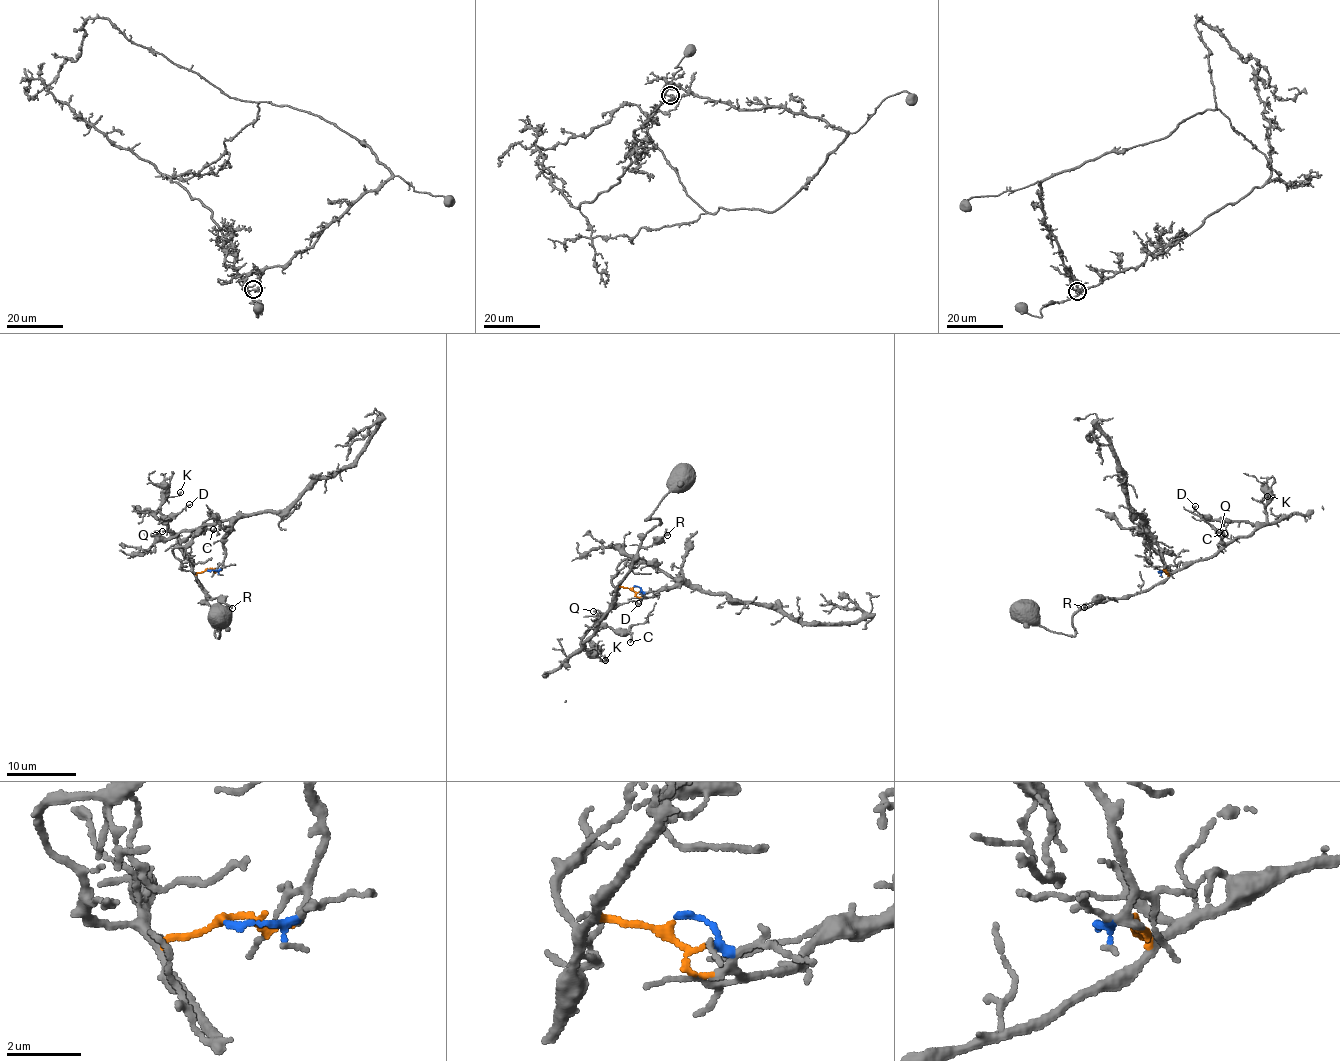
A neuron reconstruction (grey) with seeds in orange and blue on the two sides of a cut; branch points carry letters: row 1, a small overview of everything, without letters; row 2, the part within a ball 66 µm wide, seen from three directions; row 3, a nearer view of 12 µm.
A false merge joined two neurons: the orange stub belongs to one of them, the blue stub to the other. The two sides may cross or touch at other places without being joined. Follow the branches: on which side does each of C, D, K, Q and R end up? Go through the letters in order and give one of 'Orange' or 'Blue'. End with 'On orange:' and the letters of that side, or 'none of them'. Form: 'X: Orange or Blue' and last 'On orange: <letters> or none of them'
C: Orange
D: Orange
K: Orange
Q: Orange
R: Orange
On orange: C, D, K, Q, R

